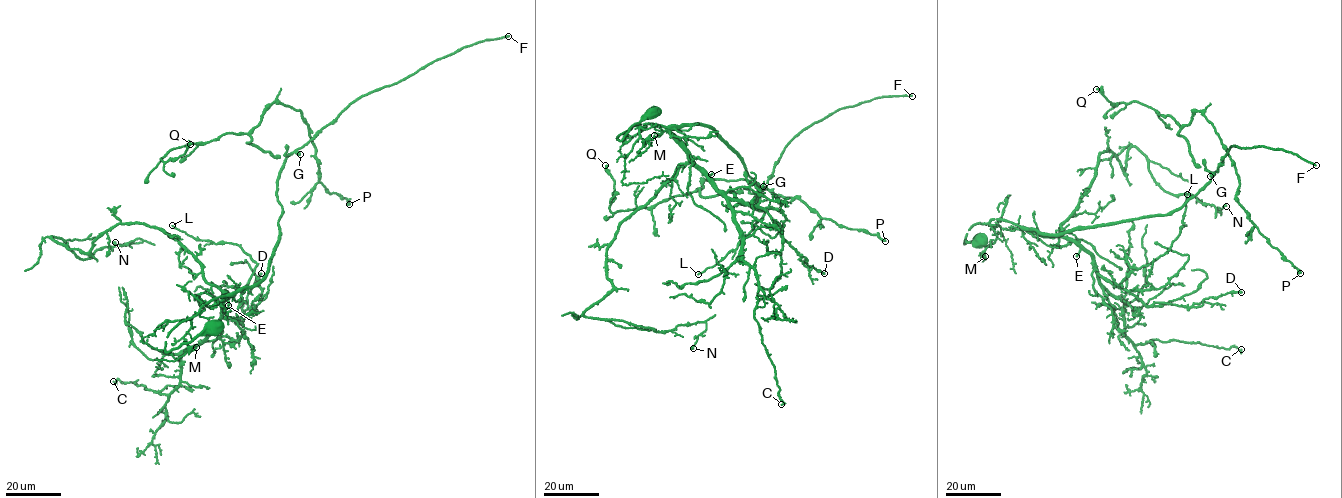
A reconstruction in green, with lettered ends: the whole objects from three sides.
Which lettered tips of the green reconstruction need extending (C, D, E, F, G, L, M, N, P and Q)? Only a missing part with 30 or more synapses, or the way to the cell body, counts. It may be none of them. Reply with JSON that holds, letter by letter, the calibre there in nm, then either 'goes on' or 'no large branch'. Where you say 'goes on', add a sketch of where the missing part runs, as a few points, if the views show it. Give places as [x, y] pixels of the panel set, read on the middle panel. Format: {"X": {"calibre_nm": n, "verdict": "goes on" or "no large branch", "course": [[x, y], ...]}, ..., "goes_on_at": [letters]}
{"C": {"calibre_nm": 120, "verdict": "no large branch"}, "D": {"calibre_nm": 300, "verdict": "no large branch"}, "E": {"calibre_nm": 240, "verdict": "goes on", "course": [[711, 174], [728, 177], [742, 173], [748, 163], [748, 170]]}, "F": {"calibre_nm": 240, "verdict": "goes on"}, "G": {"calibre_nm": 480, "verdict": "no large branch"}, "L": {"calibre_nm": 120, "verdict": "no large branch"}, "M": {"calibre_nm": 150, "verdict": "no large branch"}, "N": {"calibre_nm": 160, "verdict": "no large branch"}, "P": {"calibre_nm": 500, "verdict": "no large branch"}, "Q": {"calibre_nm": 420, "verdict": "no large branch"}, "goes_on_at": ["E", "F"]}

